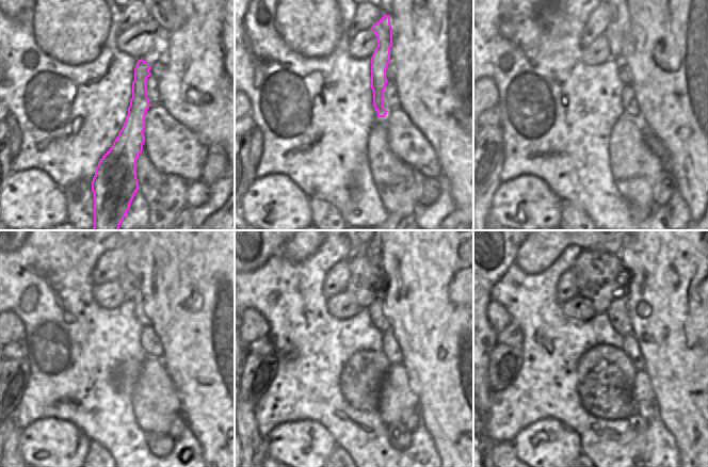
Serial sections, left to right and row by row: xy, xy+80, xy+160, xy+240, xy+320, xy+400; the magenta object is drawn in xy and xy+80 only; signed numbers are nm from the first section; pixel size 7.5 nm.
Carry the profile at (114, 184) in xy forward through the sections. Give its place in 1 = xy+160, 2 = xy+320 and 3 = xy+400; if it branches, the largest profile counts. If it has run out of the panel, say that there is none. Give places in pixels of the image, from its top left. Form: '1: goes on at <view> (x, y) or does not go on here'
1: goes on at xy+160 (617, 29)
2: goes on at xy+320 (367, 283)
3: goes on at xy+400 (601, 277)

